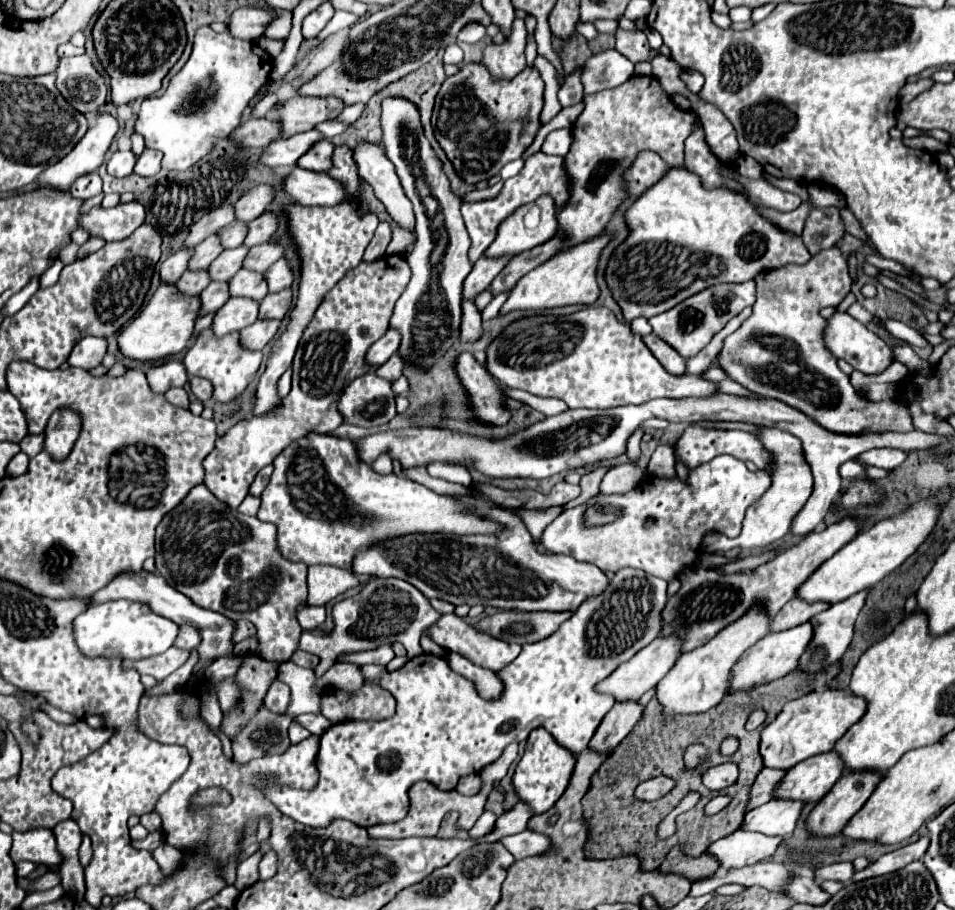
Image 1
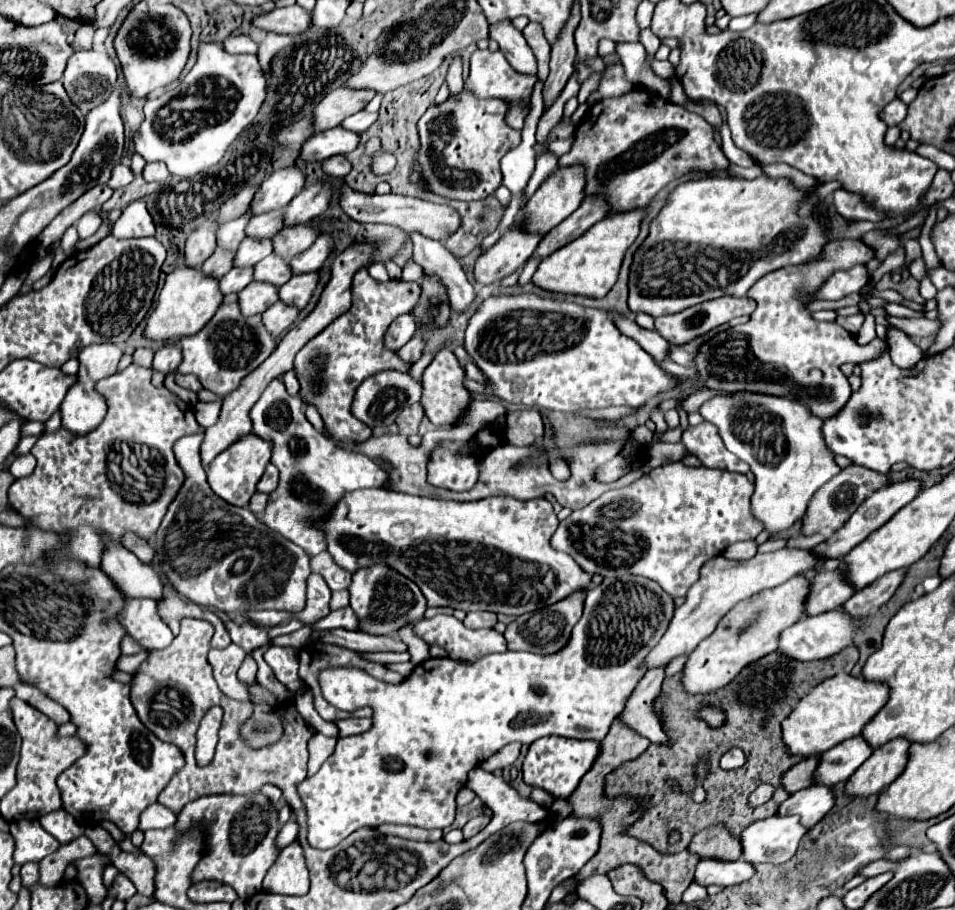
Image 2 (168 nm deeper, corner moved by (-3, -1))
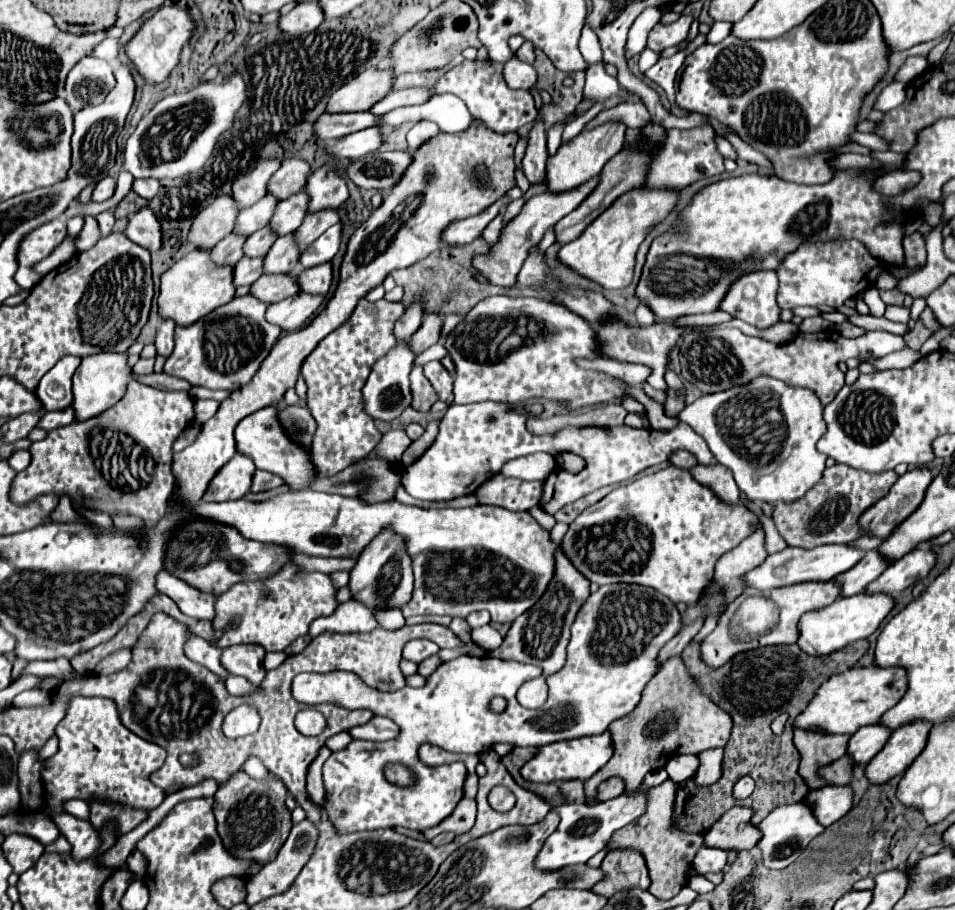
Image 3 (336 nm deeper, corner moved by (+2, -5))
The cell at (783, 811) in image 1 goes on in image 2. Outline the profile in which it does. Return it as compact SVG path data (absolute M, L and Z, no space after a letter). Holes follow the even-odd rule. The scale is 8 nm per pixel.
M807 787L793 793L781 807L777 815L797 815L803 827L813 827L823 819L823 815L833 807L833 791L829 787Z

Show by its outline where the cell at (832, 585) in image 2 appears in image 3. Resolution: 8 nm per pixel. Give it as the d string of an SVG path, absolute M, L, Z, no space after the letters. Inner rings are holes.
M876 549L874 551L868 551L864 553L862 561L852 567L850 571L842 573L840 577L836 577L836 581L842 585L842 593L844 597L850 597L850 595L856 595L856 593L862 593L868 583L872 583L876 577L882 575L882 571L890 565L888 559L884 559Z

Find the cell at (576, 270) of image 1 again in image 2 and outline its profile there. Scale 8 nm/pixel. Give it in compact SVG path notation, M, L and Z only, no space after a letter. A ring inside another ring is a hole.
M637 209L637 211L627 211L627 213L601 219L585 235L567 243L553 255L545 257L539 263L531 283L551 293L571 293L571 295L581 295L591 299L603 299L617 281L617 273L619 273L625 251L639 235L639 223L643 215L645 211Z

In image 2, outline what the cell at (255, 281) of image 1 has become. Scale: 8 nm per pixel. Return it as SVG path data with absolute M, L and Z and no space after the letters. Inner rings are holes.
M269 255L263 261L259 261L253 267L253 281L263 281L263 283L273 283L275 287L281 287L291 279L289 267L283 259Z

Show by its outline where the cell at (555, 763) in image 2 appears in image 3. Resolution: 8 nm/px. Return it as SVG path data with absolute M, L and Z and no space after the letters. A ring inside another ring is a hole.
M604 731L600 735L590 735L590 737L578 737L572 741L558 741L540 747L540 753L522 767L522 775L524 779L534 783L552 783L552 781L570 781L570 779L586 781L602 765L608 763L612 753L614 753L614 745L610 739L610 731Z

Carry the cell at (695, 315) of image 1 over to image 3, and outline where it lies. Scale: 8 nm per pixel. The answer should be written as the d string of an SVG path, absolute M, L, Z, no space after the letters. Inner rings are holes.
M712 311L712 313L702 313L702 315L688 315L676 321L676 325L716 325L730 321L732 317L724 311Z

